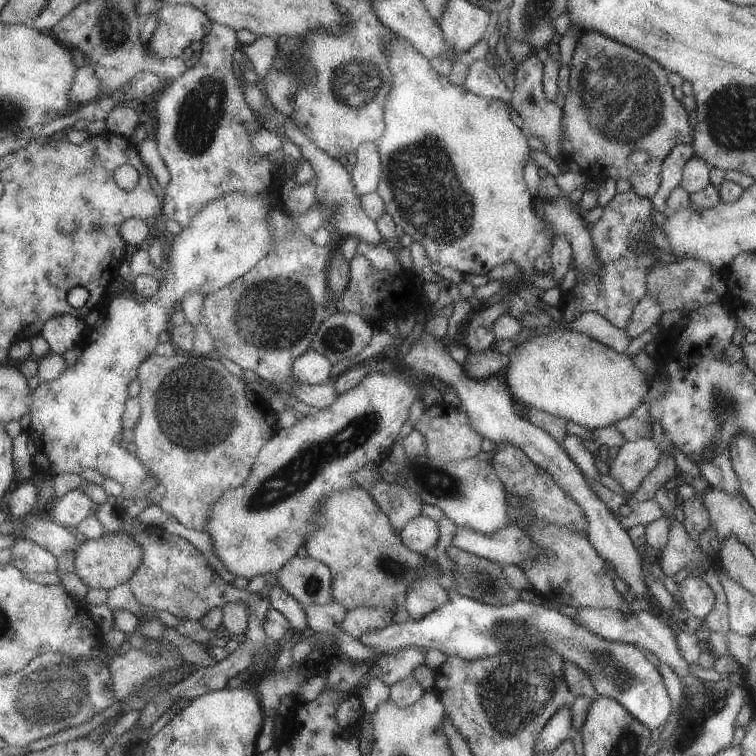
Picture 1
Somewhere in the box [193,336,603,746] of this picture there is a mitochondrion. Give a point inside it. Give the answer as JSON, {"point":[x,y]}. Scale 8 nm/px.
{"point":[519,688]}

